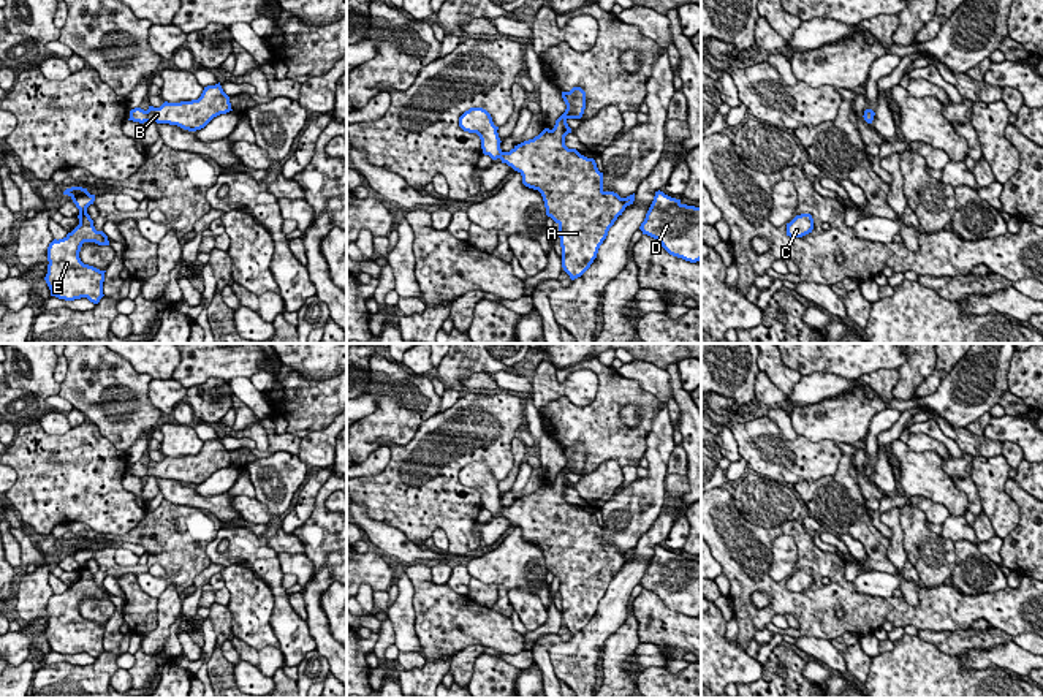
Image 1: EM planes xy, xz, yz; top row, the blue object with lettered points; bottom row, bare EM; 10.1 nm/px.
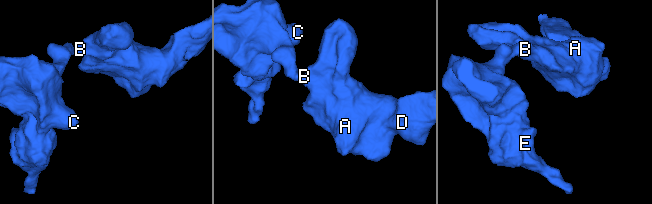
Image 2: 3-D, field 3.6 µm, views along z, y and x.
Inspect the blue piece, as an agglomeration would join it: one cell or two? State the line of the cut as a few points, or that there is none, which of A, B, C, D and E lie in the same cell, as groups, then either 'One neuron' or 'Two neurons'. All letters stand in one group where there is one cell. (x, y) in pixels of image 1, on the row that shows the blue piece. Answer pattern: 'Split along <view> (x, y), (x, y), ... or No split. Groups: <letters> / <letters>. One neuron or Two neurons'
No split. Groups: A B C D E. One neuron

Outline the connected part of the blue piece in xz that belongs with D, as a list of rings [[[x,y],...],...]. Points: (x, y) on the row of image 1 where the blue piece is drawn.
[[[658,190],[639,230],[643,234],[657,239],[673,256],[690,263],[701,260],[701,207],[682,204],[681,199],[671,198]]]

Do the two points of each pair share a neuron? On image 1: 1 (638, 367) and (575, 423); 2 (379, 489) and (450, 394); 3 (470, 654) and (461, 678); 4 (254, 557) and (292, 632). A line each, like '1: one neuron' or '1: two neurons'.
1: two neurons
2: two neurons
3: one neuron
4: one neuron

